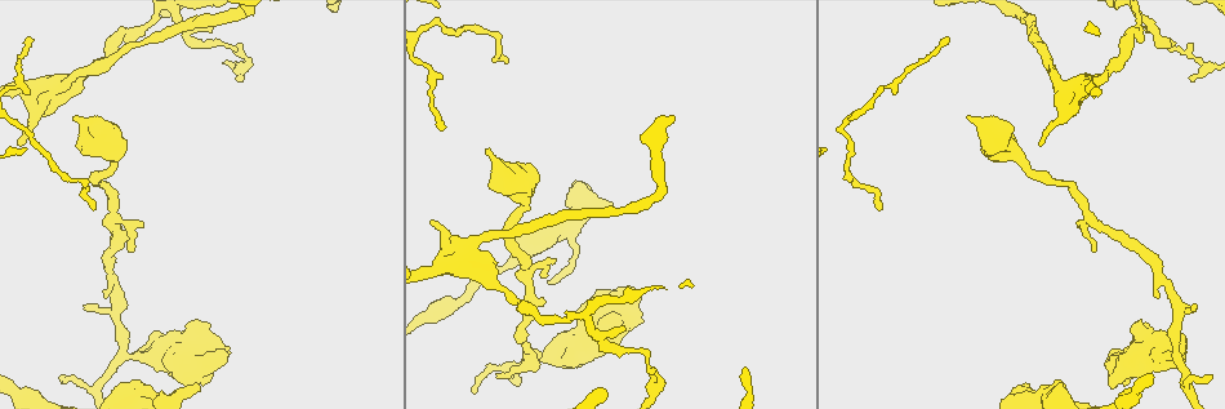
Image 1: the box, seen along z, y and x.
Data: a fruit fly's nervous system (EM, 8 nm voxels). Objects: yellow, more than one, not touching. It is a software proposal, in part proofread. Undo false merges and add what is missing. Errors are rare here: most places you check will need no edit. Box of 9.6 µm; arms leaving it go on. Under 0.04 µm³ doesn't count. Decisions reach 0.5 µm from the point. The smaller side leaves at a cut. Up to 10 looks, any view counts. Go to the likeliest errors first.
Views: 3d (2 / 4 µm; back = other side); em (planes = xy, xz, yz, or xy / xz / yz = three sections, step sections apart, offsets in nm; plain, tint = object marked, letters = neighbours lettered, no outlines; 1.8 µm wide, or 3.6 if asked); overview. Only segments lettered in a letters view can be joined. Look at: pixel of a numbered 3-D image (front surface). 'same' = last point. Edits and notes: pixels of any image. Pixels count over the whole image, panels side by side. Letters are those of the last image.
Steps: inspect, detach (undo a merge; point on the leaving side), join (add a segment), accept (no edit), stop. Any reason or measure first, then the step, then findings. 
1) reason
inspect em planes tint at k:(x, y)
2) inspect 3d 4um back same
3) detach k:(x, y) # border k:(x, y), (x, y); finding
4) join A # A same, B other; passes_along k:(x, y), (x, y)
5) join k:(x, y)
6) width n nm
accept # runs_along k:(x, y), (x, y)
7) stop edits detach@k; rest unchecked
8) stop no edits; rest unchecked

free end
inspect em xy step 16 tint at 1:(194, 386)

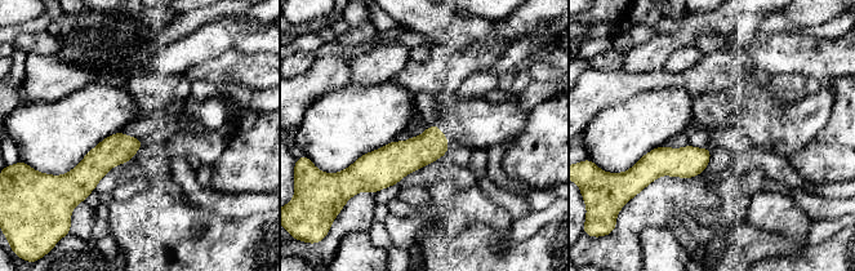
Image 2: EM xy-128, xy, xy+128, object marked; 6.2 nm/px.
inspect em planes letters same

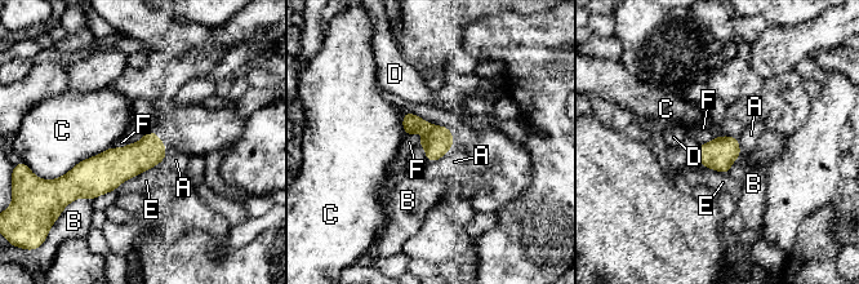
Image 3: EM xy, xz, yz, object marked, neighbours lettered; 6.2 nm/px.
accept # A other, B other, C other, D other, E other, F other; border 3:(427, 129), (422, 128), (405, 137); no lettered segment goes on from it

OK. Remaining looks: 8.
branch stops here
inspect em planes letters at 1:(107, 297)

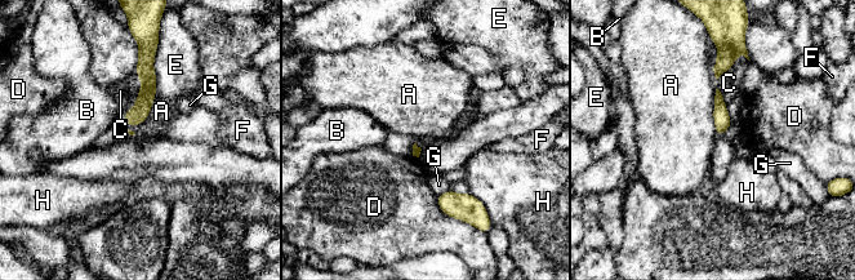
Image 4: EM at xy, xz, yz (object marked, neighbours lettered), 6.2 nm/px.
accept # A other, B other, C other, D other, E other, F other, G other, H other; border 4:(136, 74), (133, 127); none of them fits

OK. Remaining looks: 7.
branch stops here
inspect em planes letters at 1:(489, 150)

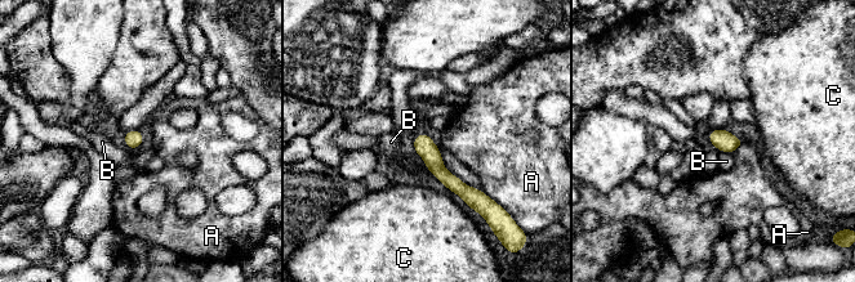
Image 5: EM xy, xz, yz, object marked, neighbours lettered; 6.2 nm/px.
accept # A other, B other, C other; runs_along 5:(419, 138), (436, 168), (476, 200); none of them fits

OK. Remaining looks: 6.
an open end
inspect 3d 2um at 1:(623, 331)

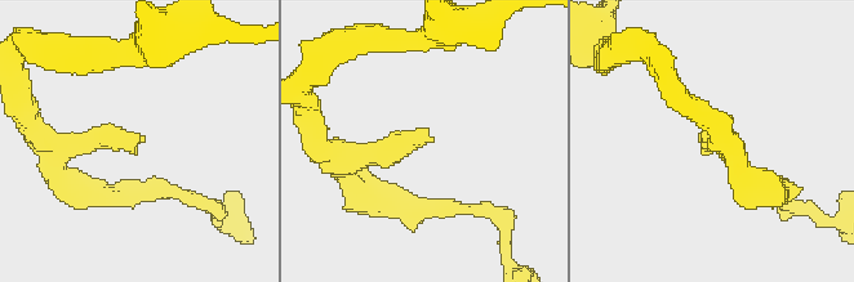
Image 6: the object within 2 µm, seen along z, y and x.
now the EM
inspect em planes letters at 6:(143, 140)

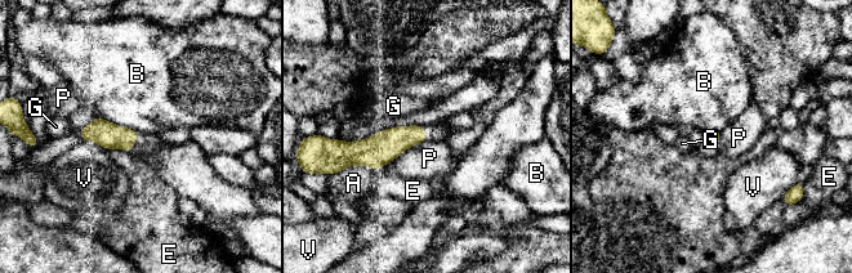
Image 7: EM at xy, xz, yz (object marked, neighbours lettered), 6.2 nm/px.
accept # A other, B other, E other, G other, P other, V other; border 7:(428, 139), (407, 147), (378, 170); none of them fits

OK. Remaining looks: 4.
stop no edits; rest unchecked

